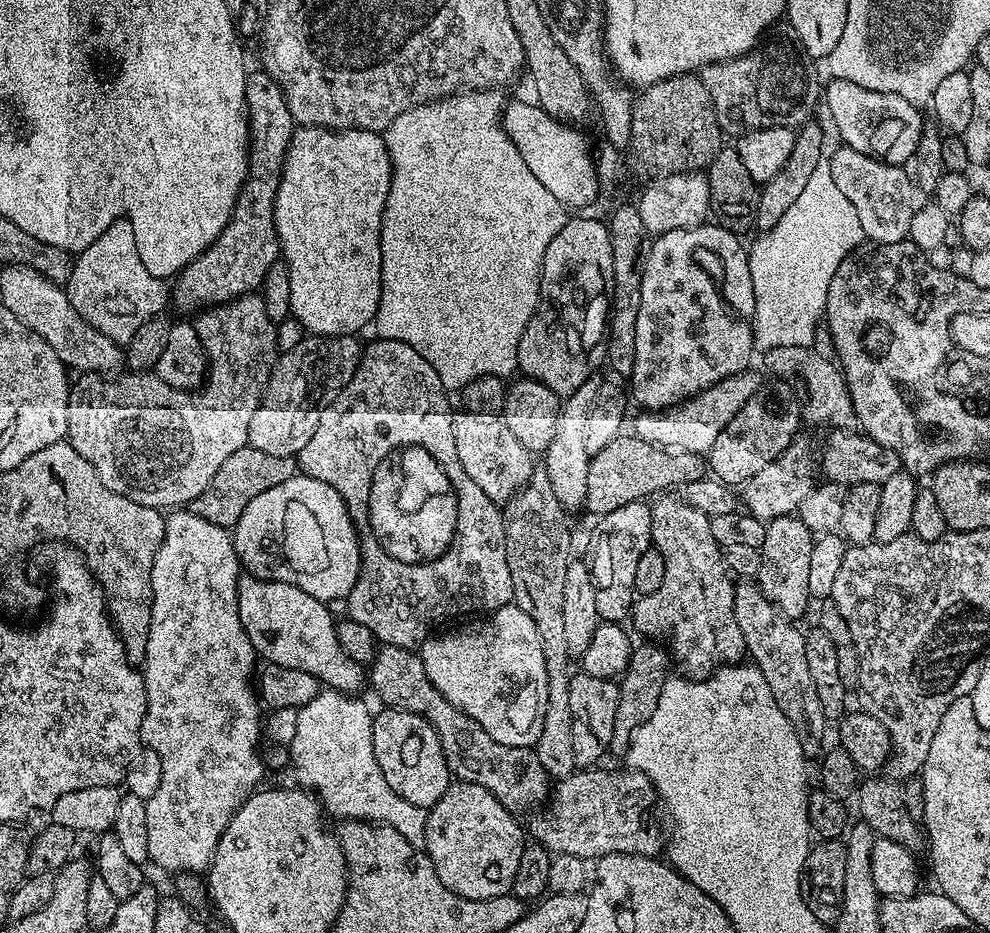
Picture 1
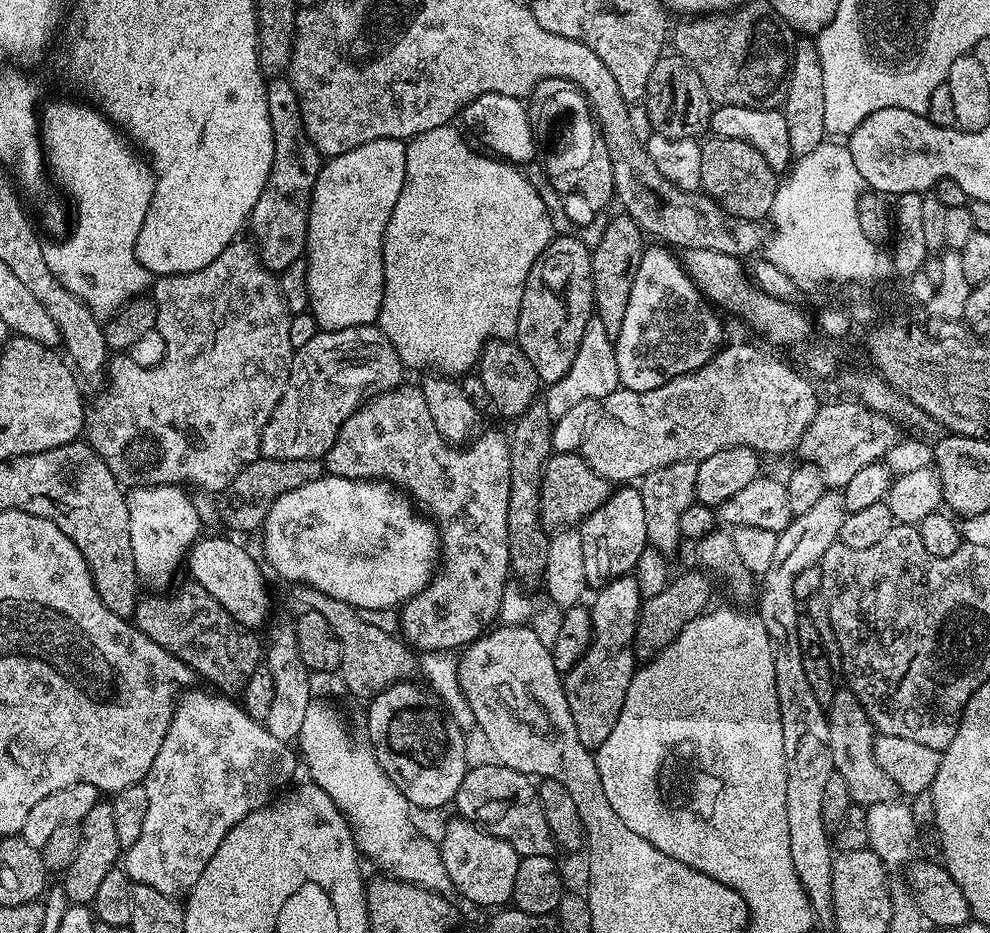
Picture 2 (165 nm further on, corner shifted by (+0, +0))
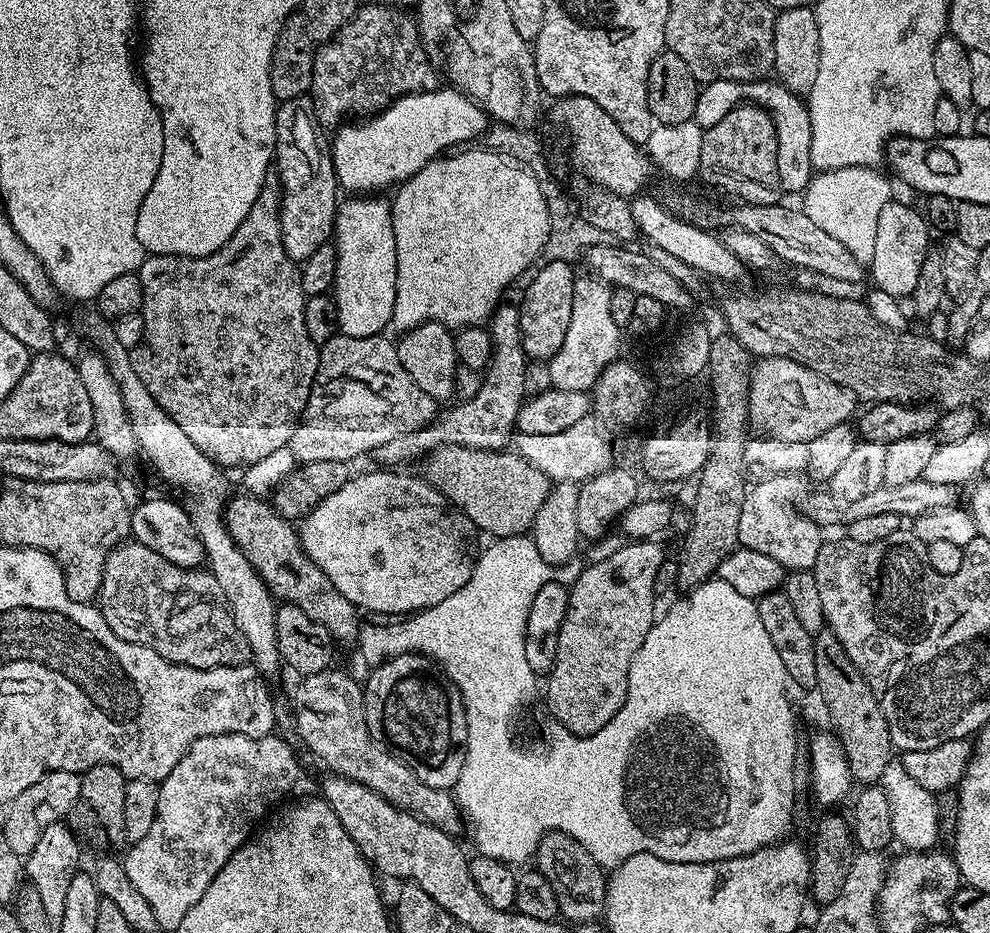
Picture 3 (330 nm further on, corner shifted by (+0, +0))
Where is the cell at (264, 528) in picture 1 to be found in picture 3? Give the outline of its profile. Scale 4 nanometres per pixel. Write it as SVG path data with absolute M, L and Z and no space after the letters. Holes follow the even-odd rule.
M404 470L376 471L380 472L364 472L361 476L353 475L346 482L346 486L342 486L342 490L330 494L330 498L326 498L322 502L318 502L318 506L314 506L314 510L310 510L310 514L299 521L300 545L304 547L304 553L320 567L322 574L326 574L326 578L330 578L333 586L343 596L350 598L350 602L355 604L357 609L364 611L365 608L368 612L381 612L384 615L381 617L384 618L400 618L405 614L422 612L425 608L442 602L442 598L450 598L450 594L462 590L462 586L466 586L466 582L470 582L474 556L468 553L468 531L473 531L474 525L463 512L453 508L439 490L430 487L427 480L419 475L416 475L417 477L407 476L404 473L407 471Z

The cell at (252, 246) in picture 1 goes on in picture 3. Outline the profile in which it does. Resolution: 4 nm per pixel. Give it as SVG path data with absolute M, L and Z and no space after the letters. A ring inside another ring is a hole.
M305 97L283 101L276 109L274 171L280 176L280 237L291 260L302 262L333 239L338 185L331 155L320 145L314 108Z

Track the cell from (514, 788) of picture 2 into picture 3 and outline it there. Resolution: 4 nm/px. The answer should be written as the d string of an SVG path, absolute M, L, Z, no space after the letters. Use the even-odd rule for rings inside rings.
M339 667L327 668L325 672L319 672L313 676L303 677L299 681L296 693L291 693L292 713L296 715L295 735L328 767L329 773L345 776L354 782L362 782L374 794L386 798L394 806L398 806L404 812L409 812L420 820L434 825L435 828L451 829L451 824L458 820L458 809L456 807L455 795L447 788L435 788L426 786L410 766L406 766L396 757L396 753L389 750L377 737L373 736L370 726L366 722L364 713L364 690L361 681L339 672Z

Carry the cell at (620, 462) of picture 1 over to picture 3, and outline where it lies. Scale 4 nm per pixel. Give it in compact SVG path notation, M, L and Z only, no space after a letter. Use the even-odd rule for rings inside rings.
M444 444L429 452L423 464L422 476L428 485L439 490L453 508L463 512L477 529L489 532L489 537L492 538L525 535L531 529L538 510L542 510L542 504L546 502L548 491L553 486L553 481L542 470L538 470L538 466L516 455L512 450L486 452L481 448Z

